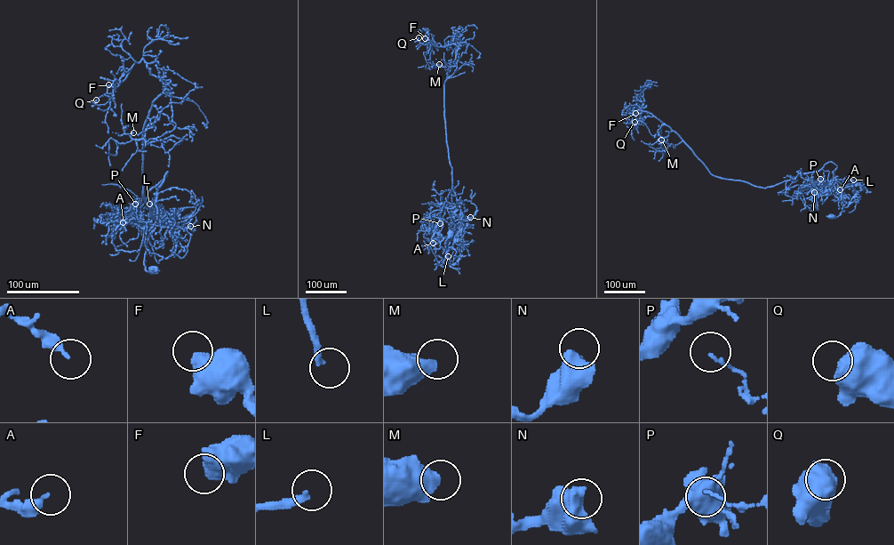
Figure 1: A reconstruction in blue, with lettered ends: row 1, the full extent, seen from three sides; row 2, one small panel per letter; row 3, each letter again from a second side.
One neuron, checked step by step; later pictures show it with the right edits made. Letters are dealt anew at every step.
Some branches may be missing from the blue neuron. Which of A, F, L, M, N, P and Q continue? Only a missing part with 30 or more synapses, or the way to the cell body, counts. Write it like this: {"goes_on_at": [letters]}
{"goes_on_at": ["L", "N"]}

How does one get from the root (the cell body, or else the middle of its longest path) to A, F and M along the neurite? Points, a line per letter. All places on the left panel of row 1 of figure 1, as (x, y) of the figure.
A: (152, 269), (147, 271), (144, 263), (148, 216), (139, 215), (119, 221), (123, 222)
F: (152, 269), (143, 127), (165, 81), (141, 60), (108, 84)
M: (152, 269), (146, 224), (160, 209), (156, 190), (155, 219), (143, 197), (147, 116), (145, 140), (133, 132)

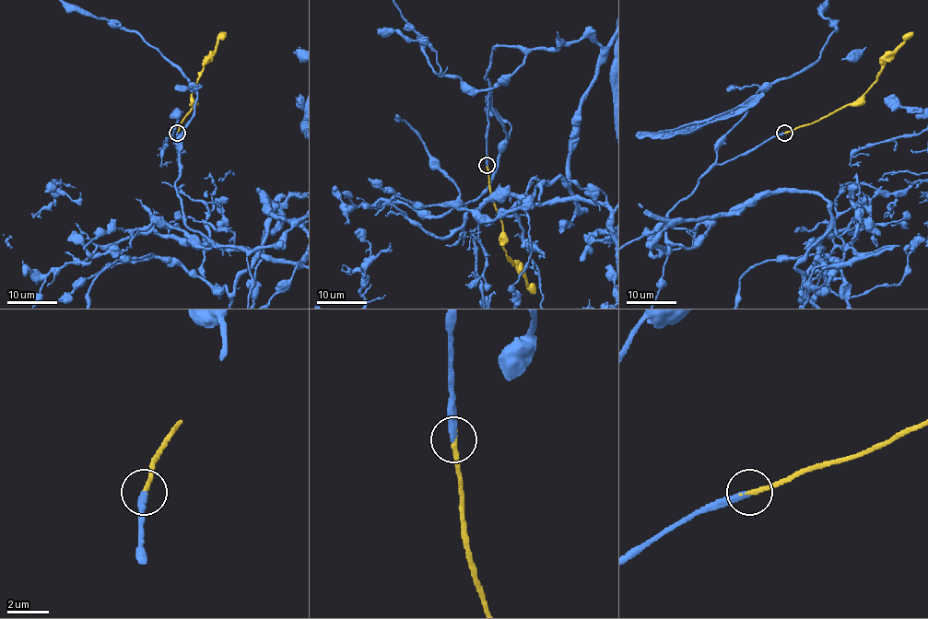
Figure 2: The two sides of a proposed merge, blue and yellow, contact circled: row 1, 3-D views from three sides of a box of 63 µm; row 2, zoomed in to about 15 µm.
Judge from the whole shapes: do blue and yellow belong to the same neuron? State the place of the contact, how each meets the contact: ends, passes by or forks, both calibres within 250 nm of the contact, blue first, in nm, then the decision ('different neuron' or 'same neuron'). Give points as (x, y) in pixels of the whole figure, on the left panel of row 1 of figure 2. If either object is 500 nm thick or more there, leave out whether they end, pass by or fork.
(177, 133) | blue ends | yellow ends | 320/240 nm | same neuron

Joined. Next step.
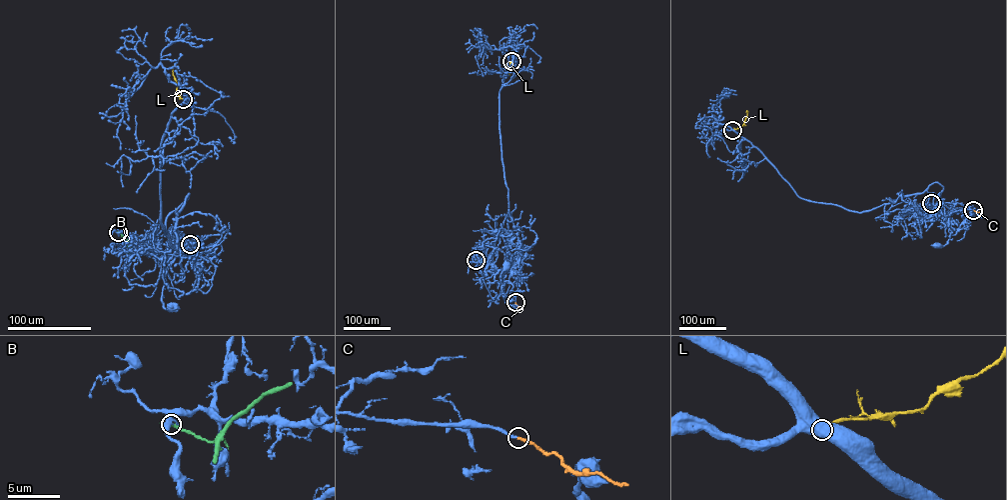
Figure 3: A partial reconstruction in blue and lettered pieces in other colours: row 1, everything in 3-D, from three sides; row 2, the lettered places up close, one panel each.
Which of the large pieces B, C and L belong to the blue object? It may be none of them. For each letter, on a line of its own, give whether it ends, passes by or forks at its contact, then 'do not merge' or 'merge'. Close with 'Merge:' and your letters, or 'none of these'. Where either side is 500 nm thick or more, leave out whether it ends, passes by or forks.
B: it ends | do not merge
C: it ends | merge
L: do not merge
Merge: C

